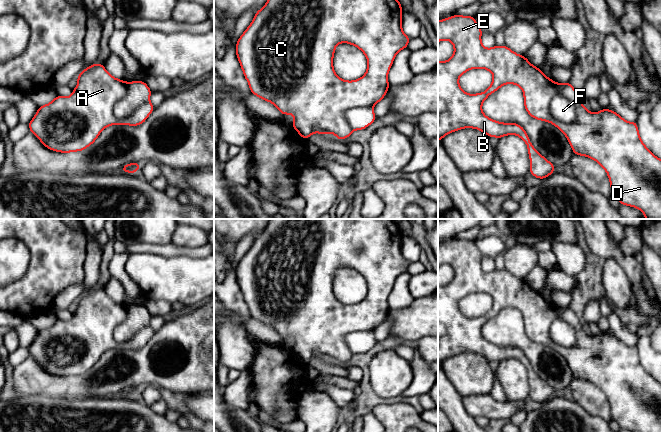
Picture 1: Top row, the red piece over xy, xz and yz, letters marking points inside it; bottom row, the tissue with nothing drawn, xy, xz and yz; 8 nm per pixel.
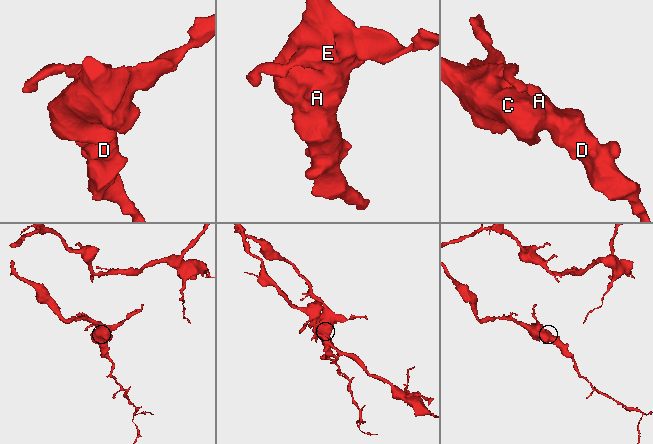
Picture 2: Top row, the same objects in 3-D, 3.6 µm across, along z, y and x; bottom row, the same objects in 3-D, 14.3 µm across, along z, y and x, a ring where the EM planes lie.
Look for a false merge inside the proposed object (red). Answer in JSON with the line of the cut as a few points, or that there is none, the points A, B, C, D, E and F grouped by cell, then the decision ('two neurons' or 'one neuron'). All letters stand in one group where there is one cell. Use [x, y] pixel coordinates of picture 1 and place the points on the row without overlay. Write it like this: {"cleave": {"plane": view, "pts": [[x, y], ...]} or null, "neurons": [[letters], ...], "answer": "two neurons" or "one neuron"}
{"cleave": {"plane": "yz", "pts": [[557, 317], [565, 320], [573, 328], [576, 336], [573, 346]]}, "neurons": [["A", "B", "C", "D", "E"], ["F"]], "answer": "two neurons"}

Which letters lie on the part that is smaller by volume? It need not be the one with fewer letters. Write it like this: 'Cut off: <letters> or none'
Cut off: F

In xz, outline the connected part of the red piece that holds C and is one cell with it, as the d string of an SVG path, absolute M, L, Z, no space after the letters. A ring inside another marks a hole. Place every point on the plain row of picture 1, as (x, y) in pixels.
M270 219L266 228L258 234L252 246L239 261L236 267L236 280L242 292L245 303L249 308L252 318L264 325L271 326L282 340L291 338L294 340L292 351L303 363L309 363L313 357L327 359L334 358L338 365L347 363L352 353L345 343L345 336L352 332L374 331L386 319L389 313L388 297L398 276L407 272L410 262L402 254L402 230L399 223L392 219ZM340 267L351 268L360 273L367 282L368 291L365 298L352 305L341 303L334 294L333 281L336 270Z

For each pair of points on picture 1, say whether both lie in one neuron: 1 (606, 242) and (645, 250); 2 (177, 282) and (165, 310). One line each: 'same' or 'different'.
1: different
2: different

